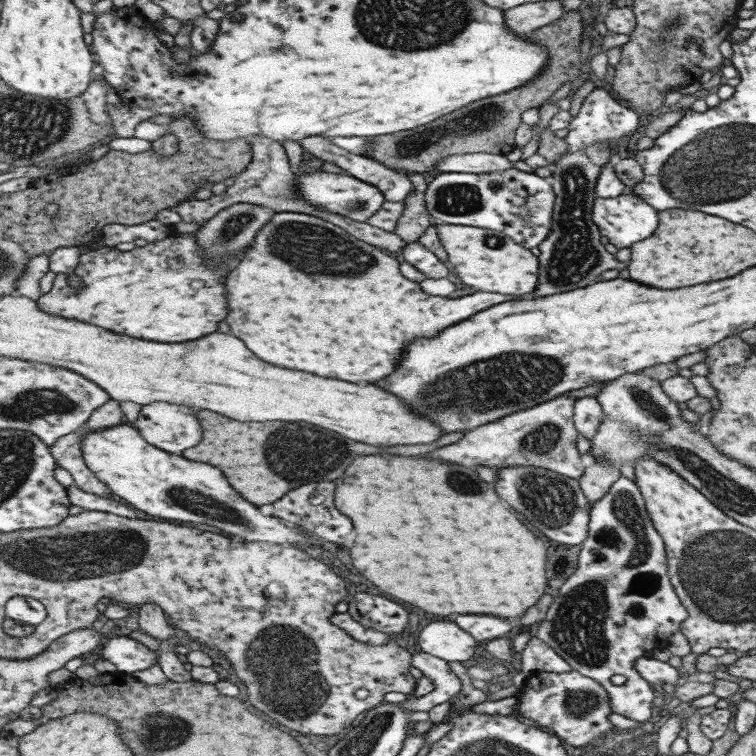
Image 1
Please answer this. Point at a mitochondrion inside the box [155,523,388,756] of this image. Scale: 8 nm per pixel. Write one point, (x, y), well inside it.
(284, 664)

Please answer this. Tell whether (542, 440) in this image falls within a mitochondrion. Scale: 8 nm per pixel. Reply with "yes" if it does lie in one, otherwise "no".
yes

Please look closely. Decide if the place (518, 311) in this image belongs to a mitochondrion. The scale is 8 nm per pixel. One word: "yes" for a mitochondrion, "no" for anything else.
no

